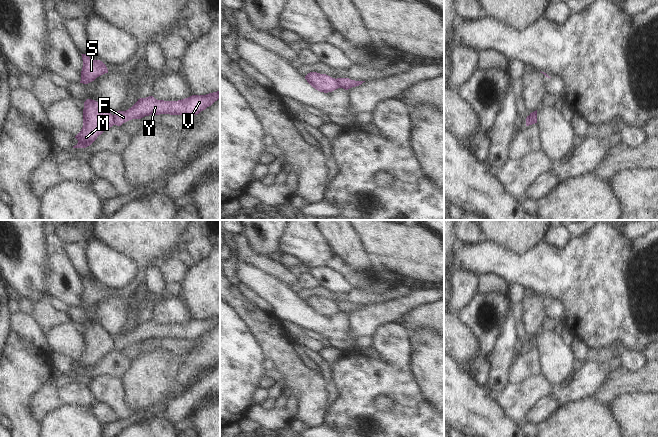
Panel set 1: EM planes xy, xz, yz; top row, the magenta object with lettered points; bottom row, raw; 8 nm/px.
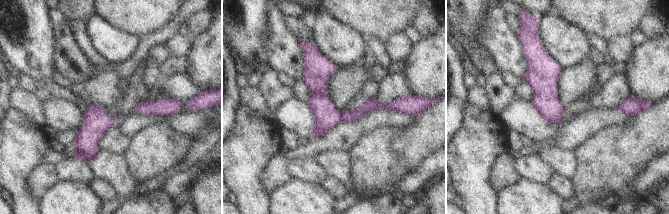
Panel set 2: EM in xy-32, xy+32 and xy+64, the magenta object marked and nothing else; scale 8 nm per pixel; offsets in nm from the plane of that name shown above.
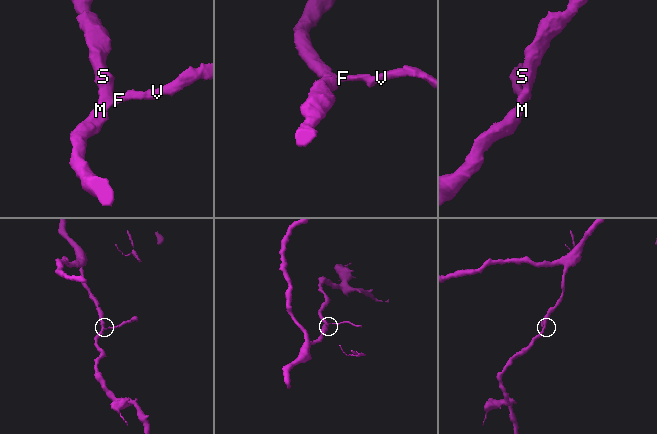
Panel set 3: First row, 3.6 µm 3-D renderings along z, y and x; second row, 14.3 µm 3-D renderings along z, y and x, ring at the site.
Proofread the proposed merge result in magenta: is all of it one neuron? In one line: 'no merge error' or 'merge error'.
merge error

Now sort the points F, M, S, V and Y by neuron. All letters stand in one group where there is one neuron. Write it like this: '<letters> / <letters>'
F V Y / M S

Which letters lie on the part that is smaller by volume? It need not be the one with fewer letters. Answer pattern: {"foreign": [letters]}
{"foreign": ["F", "V", "Y"]}

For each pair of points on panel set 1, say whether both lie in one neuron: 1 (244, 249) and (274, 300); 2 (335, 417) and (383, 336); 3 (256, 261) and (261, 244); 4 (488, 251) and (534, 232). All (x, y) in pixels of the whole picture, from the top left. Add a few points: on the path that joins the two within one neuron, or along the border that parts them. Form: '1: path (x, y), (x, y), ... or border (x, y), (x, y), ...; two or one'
1: border (237, 258), (270, 274), (275, 279); two
2: path (355, 397), (358, 388), (382, 364), (383, 356); one
3: border (243, 237), (254, 252), (269, 258); two
4: border (487, 239), (523, 254); two

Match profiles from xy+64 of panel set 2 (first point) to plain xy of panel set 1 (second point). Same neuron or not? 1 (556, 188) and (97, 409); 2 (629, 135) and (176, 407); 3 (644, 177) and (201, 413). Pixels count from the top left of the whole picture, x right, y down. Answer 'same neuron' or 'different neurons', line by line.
1: same neuron
2: different neurons
3: different neurons

